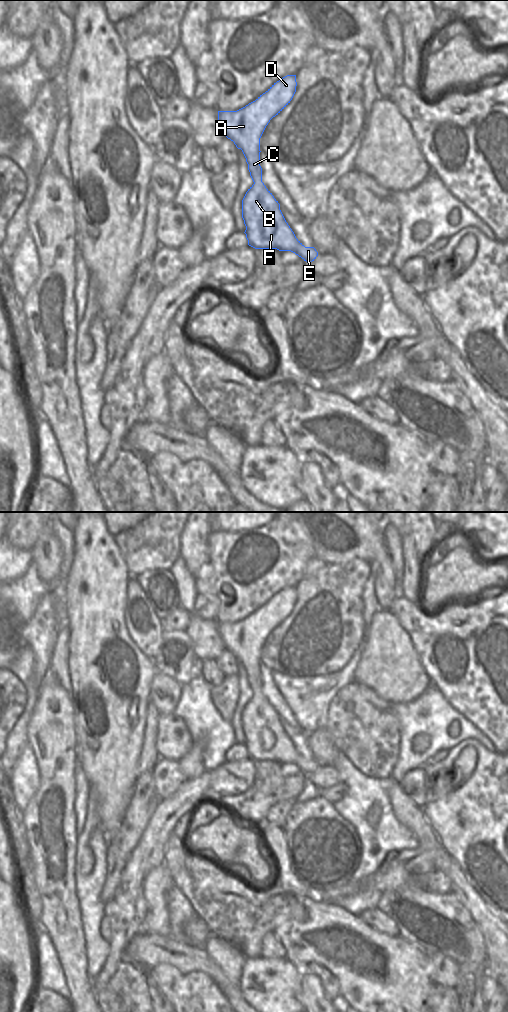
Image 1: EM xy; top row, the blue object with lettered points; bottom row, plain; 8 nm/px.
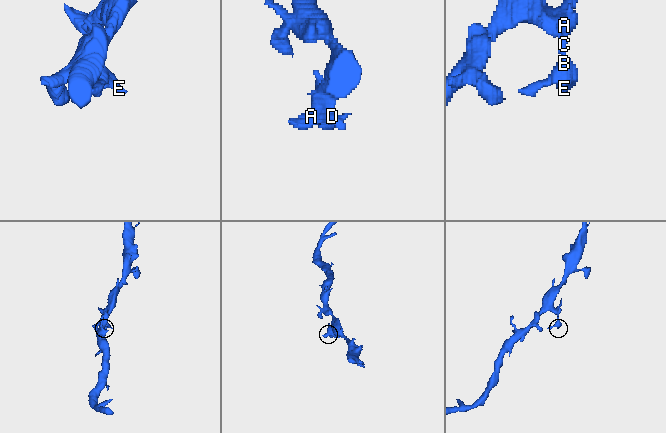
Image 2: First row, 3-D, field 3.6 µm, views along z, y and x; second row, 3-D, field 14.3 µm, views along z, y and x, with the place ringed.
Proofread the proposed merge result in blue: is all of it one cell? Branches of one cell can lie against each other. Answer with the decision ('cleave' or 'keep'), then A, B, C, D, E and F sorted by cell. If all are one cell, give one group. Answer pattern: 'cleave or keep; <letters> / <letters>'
keep; A B C D E F

